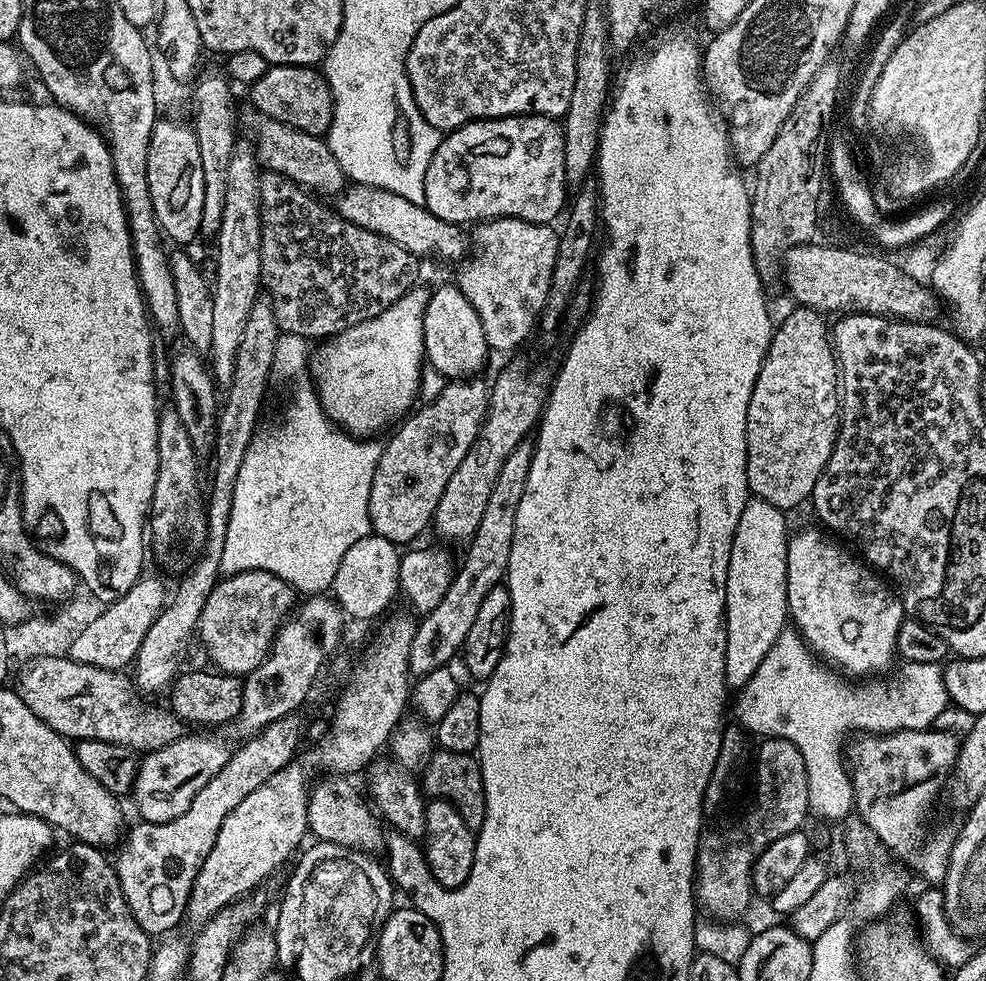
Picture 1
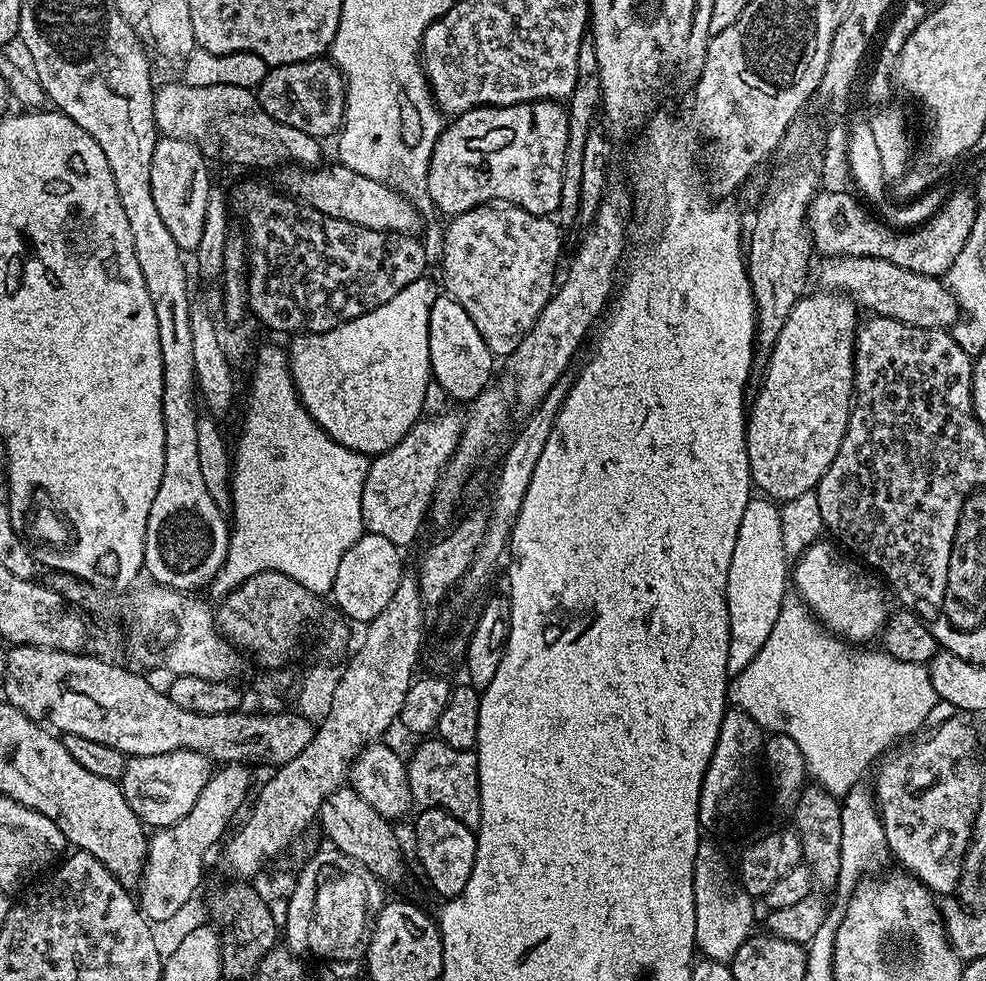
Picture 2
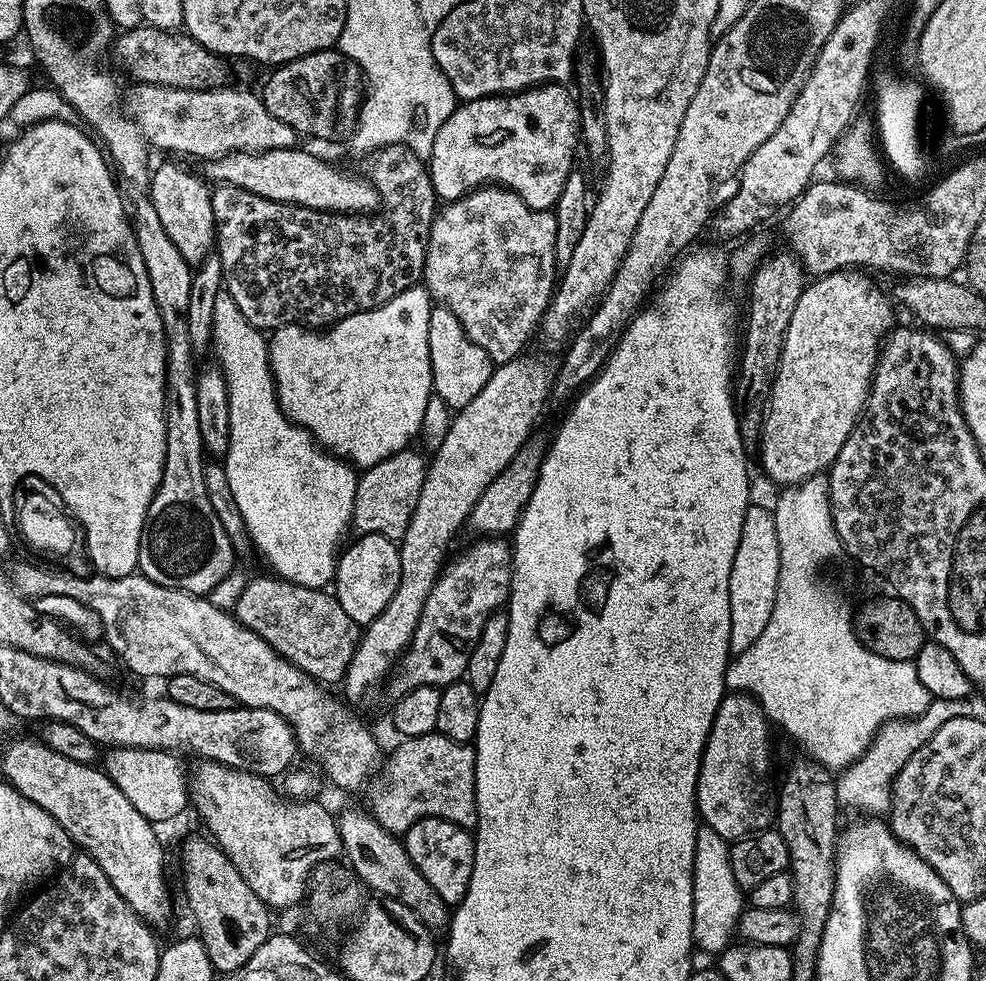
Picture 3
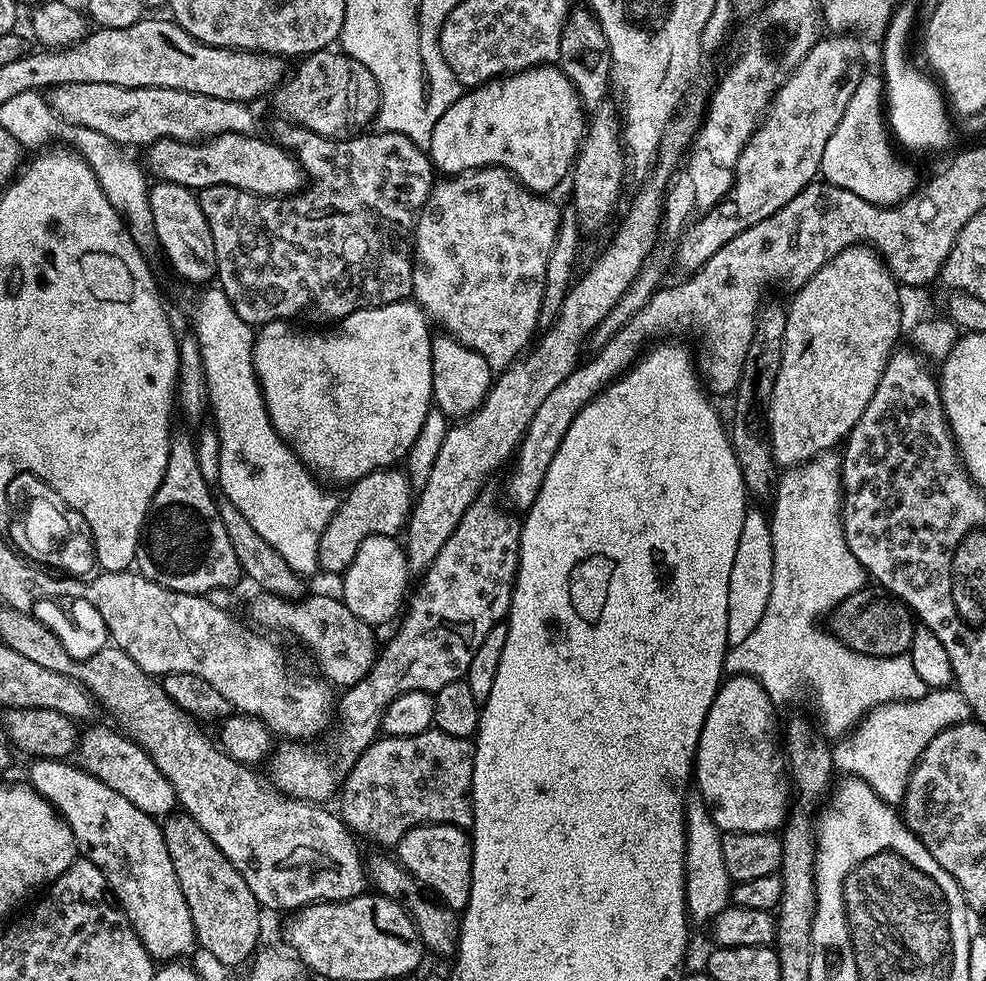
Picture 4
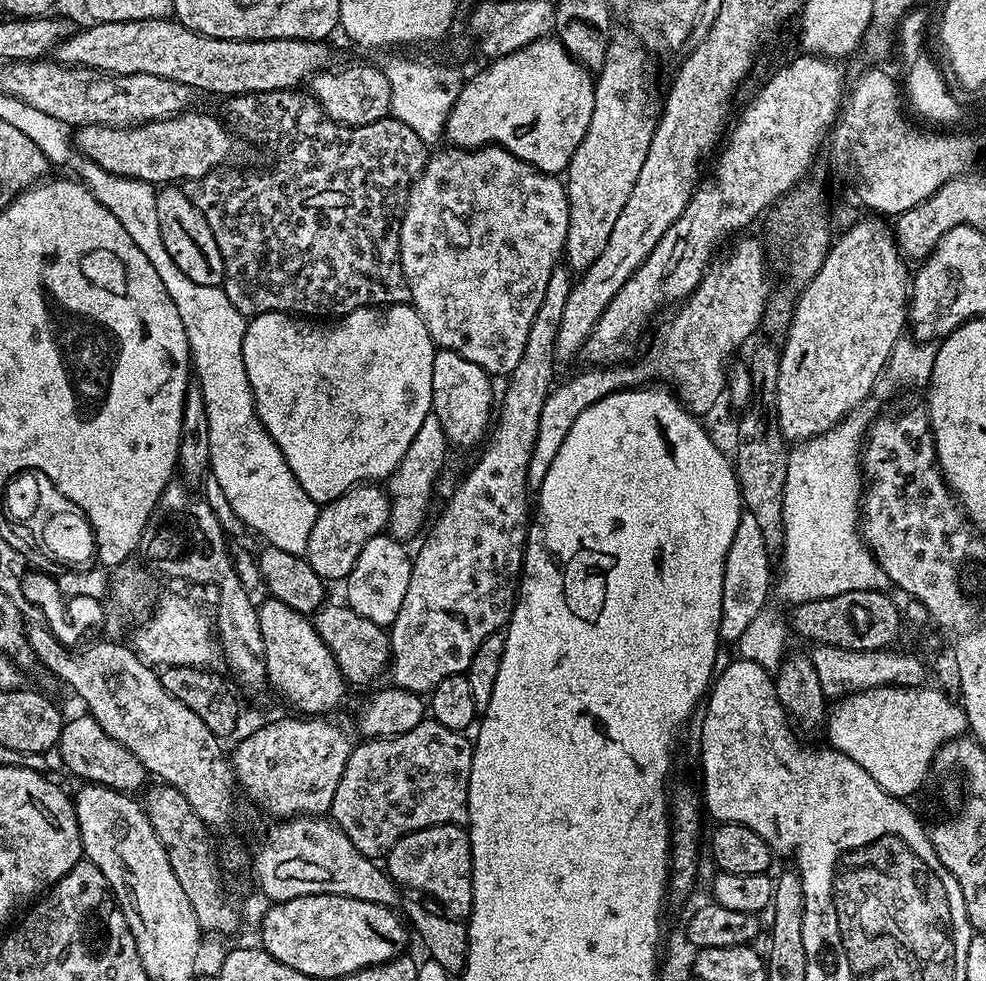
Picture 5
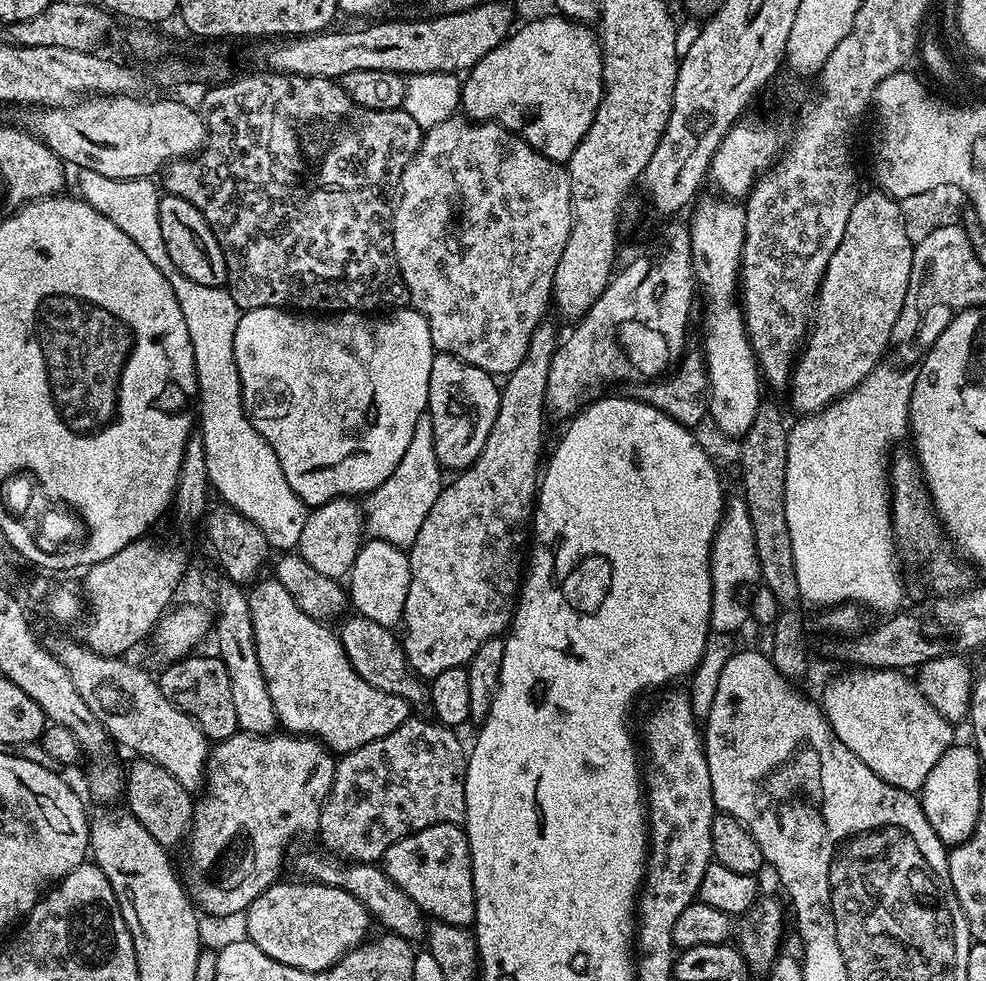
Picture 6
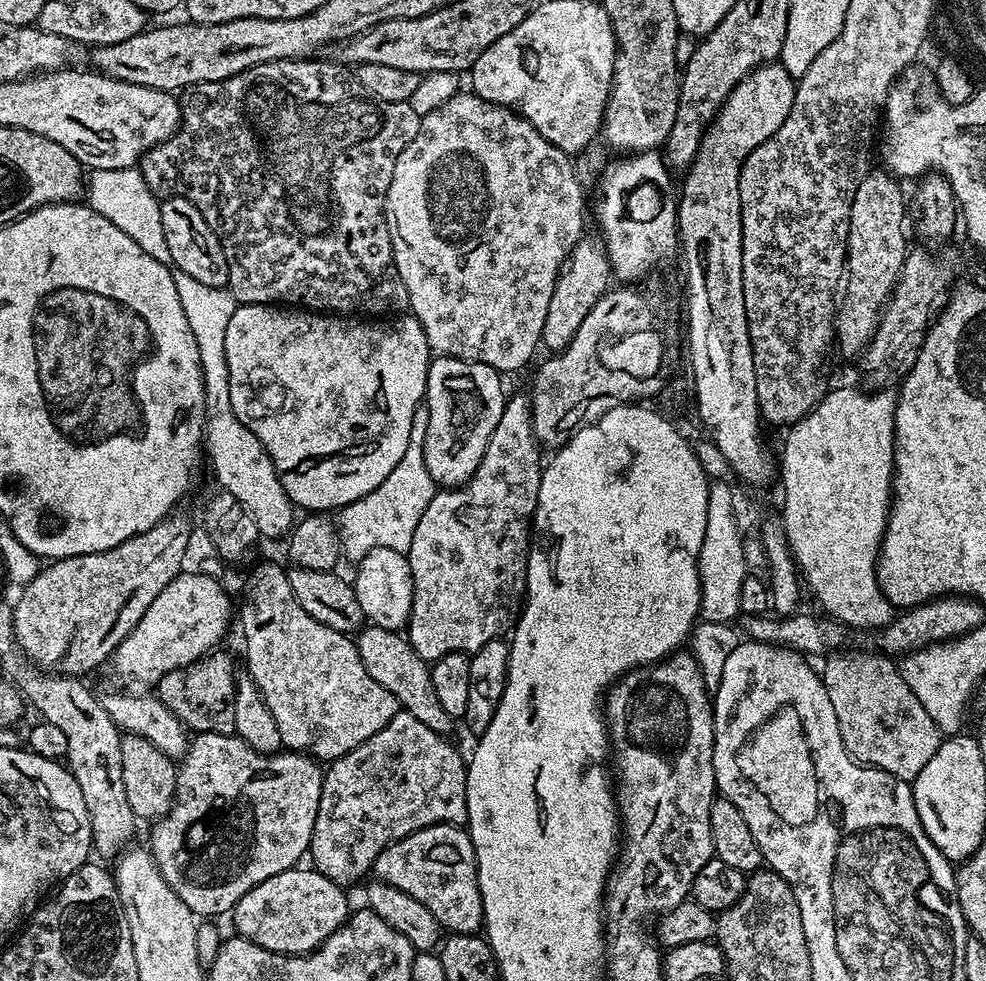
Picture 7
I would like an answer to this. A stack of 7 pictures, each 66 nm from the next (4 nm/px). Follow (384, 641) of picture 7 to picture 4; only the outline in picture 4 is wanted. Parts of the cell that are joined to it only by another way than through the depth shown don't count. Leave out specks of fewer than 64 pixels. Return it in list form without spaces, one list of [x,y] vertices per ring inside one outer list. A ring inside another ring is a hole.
[[[269,592],[257,593],[252,602],[252,621],[255,625],[262,625],[272,630],[282,630],[298,638],[310,650],[320,668],[319,673],[327,680],[329,685],[343,690],[352,688],[359,680],[364,678],[376,663],[378,644],[376,648],[376,636],[373,625],[363,622],[358,618],[341,597],[328,594],[305,595],[298,600],[286,600],[280,595],[272,595]]]

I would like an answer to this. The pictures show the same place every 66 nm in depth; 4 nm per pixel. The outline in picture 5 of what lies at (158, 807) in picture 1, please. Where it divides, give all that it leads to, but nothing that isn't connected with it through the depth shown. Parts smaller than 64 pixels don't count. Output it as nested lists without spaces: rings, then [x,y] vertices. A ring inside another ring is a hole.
[[[87,714],[76,716],[73,720],[72,717],[65,719],[58,745],[59,752],[65,770],[73,772],[77,781],[101,784],[103,788],[113,788],[115,792],[139,793],[145,787],[144,779],[149,779],[150,776],[142,762],[138,762],[138,758],[134,758],[134,754],[130,754],[122,742],[114,742],[114,738],[110,738],[110,734],[106,734],[106,730],[102,730],[102,726],[98,726],[98,722]]]

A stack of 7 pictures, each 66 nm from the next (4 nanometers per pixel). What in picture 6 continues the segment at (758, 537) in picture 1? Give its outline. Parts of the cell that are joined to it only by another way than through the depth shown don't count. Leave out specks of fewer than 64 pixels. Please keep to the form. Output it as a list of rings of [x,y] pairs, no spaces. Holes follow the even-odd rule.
[[[743,495],[727,501],[720,528],[712,539],[710,558],[710,578],[712,579],[712,609],[710,622],[712,632],[738,633],[744,623],[749,623],[752,594],[761,583],[760,570],[756,566],[754,546],[754,526],[750,526],[750,514],[746,510]]]

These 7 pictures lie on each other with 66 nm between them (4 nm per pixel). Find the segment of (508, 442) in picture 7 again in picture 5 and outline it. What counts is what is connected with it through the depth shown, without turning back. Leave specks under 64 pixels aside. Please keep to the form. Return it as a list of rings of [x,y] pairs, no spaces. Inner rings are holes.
[[[558,266],[550,274],[550,282],[546,282],[546,294],[542,294],[542,302],[538,306],[538,314],[534,314],[534,322],[530,322],[530,335],[526,337],[526,350],[522,350],[522,359],[519,360],[518,366],[508,373],[504,388],[504,401],[499,401],[498,415],[494,420],[494,427],[491,429],[488,446],[480,456],[480,461],[473,466],[468,472],[468,477],[457,486],[452,492],[452,497],[448,500],[448,505],[440,512],[440,517],[436,520],[436,525],[432,529],[427,529],[423,537],[424,545],[417,552],[414,552],[412,561],[412,573],[410,574],[410,586],[406,586],[406,598],[402,598],[402,610],[398,610],[398,618],[390,626],[391,637],[391,661],[390,675],[392,674],[391,683],[398,688],[404,688],[408,692],[419,692],[421,694],[431,694],[434,686],[442,682],[442,678],[447,676],[459,676],[467,673],[470,666],[470,658],[474,658],[474,650],[490,638],[490,634],[501,631],[512,619],[512,611],[516,608],[516,598],[520,586],[520,578],[524,567],[524,546],[528,539],[528,530],[530,527],[530,500],[528,504],[528,467],[530,466],[530,454],[534,450],[534,438],[538,436],[538,418],[542,416],[542,402],[546,402],[548,393],[553,387],[552,370],[557,367],[556,343],[558,342],[558,326],[562,326],[562,314],[566,311],[566,298],[570,298],[570,290],[574,283],[574,276],[567,267]]]

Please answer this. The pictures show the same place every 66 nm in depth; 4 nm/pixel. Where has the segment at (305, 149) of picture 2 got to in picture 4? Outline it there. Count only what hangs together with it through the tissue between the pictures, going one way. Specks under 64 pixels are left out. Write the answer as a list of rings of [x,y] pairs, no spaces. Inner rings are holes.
[[[58,84],[51,89],[50,103],[61,120],[70,124],[86,126],[90,130],[98,130],[106,134],[116,144],[144,144],[151,146],[155,140],[186,140],[203,142],[214,136],[227,132],[243,132],[252,134],[256,129],[256,116],[243,100],[223,100],[210,98],[193,92],[170,90],[169,88],[123,88],[113,84]]]

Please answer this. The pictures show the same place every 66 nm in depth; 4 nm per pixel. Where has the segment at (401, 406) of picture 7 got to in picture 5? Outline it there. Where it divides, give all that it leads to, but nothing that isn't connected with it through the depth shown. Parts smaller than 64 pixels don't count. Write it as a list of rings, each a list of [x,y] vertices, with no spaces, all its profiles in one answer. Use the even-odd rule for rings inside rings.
[[[408,304],[358,308],[346,313],[339,322],[313,322],[296,314],[267,312],[248,320],[246,334],[242,338],[242,362],[246,362],[246,378],[250,382],[258,418],[270,434],[270,438],[274,438],[278,450],[282,450],[282,458],[286,458],[286,466],[290,466],[294,478],[298,478],[298,486],[302,486],[302,490],[306,490],[306,494],[310,494],[310,498],[320,506],[337,500],[341,494],[349,492],[358,484],[387,481],[395,472],[406,450],[410,450],[410,442],[414,442],[414,434],[418,434],[422,422],[426,421],[432,412],[432,379],[437,351],[422,318],[415,308]]]

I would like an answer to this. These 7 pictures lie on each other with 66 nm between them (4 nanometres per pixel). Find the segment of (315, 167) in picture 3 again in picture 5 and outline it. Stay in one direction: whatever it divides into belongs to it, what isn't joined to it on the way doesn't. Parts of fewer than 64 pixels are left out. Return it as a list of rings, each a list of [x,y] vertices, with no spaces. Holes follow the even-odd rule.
[[[185,110],[179,116],[150,120],[147,124],[131,128],[86,124],[75,129],[74,144],[85,156],[115,176],[129,176],[153,186],[201,180],[227,165],[224,163],[232,152],[232,136],[214,117],[192,111]]]

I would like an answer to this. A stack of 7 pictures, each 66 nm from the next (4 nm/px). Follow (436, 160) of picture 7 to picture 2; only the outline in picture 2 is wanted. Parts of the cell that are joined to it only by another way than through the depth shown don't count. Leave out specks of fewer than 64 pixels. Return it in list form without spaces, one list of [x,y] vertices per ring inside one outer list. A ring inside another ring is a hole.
[[[489,202],[479,204],[477,208],[466,210],[462,214],[451,217],[447,221],[448,229],[444,232],[444,284],[442,280],[442,288],[447,295],[456,300],[462,306],[462,310],[466,310],[466,314],[470,314],[470,319],[474,321],[474,326],[478,326],[478,334],[482,334],[482,338],[486,342],[486,346],[490,346],[493,357],[506,358],[518,346],[518,342],[522,342],[522,338],[534,326],[534,322],[538,318],[538,314],[542,314],[542,310],[546,306],[546,302],[551,300],[554,291],[554,285],[558,280],[558,272],[556,276],[556,263],[560,260],[560,231],[561,225],[555,219],[546,216],[535,216],[521,208],[515,208],[513,204]]]

